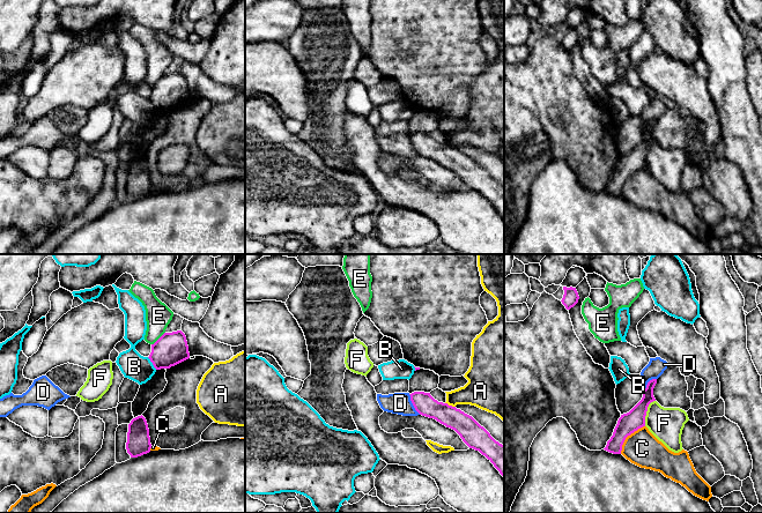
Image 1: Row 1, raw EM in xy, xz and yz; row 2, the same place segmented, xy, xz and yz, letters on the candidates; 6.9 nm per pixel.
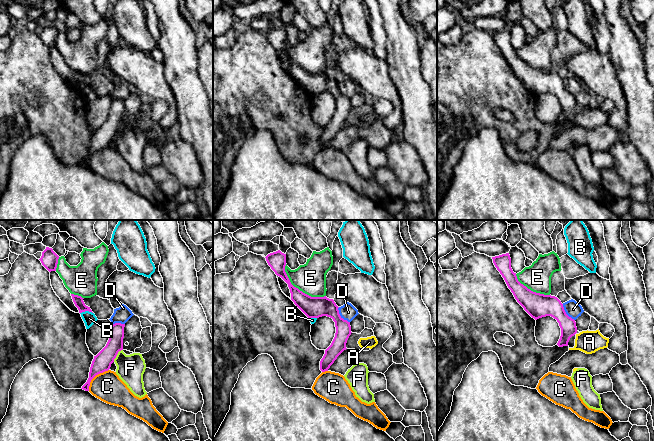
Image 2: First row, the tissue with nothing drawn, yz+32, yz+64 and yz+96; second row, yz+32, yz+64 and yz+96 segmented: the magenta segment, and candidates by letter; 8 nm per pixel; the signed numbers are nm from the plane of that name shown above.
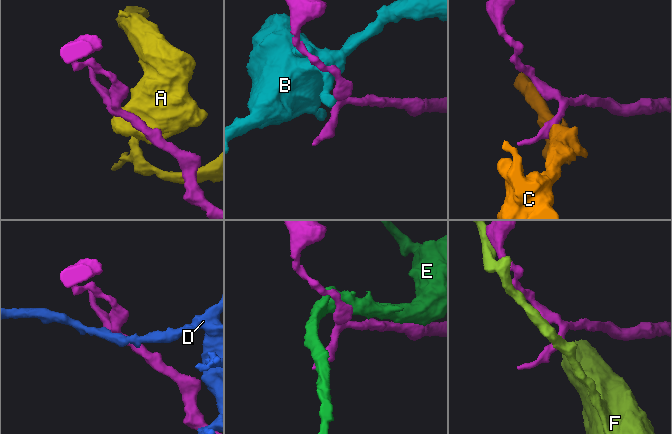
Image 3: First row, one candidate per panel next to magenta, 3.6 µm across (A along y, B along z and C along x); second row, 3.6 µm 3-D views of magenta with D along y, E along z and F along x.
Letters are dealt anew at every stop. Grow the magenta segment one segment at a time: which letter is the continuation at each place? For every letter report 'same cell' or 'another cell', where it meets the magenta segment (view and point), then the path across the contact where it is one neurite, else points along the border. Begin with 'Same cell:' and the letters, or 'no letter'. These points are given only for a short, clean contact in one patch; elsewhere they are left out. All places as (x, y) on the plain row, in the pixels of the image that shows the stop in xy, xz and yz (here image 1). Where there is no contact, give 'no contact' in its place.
Same cell: no letter
A: another cell; meets magenta in xz at (450, 147)
B: another cell; meets magenta in xy at (152, 103); border along xy (147, 98), (156, 110)
C: another cell; meets magenta in yz at (627, 177); border along yz (644, 166), (626, 179), (620, 194)
D: another cell; meets magenta in xz at (413, 146)
E: another cell; meets magenta in xy at (158, 80)
F: another cell; meets magenta in yz at (645, 154)

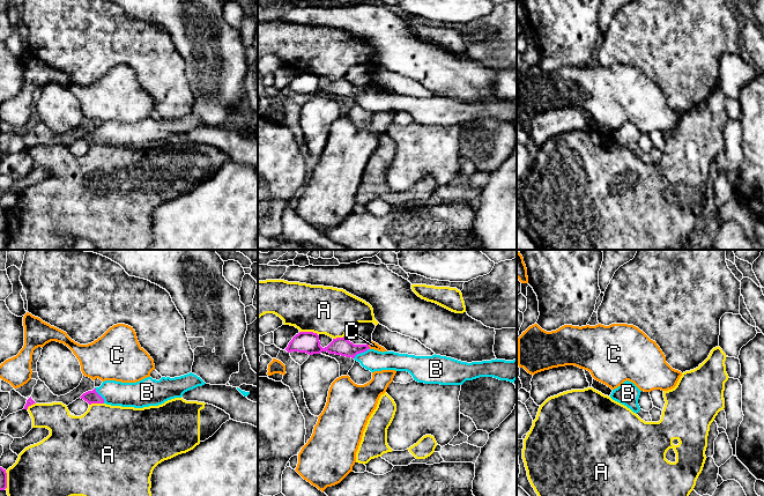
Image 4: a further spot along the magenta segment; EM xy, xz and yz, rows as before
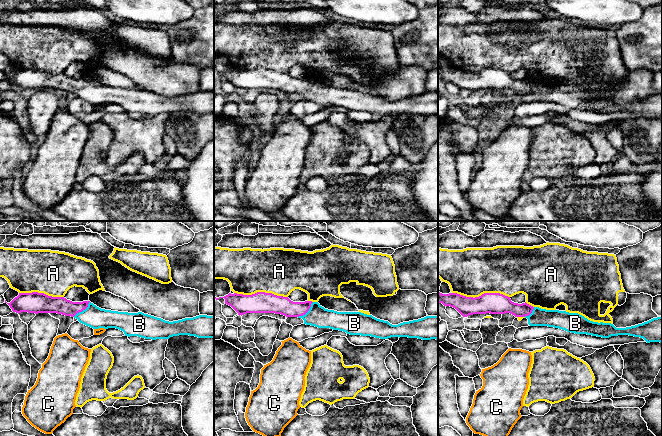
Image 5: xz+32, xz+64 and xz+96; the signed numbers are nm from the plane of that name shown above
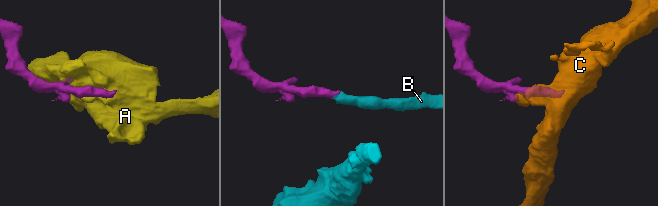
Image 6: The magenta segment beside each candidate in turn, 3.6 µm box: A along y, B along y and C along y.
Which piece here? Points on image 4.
Same cell: B
A: another cell; meets magenta in xz at (309, 73)
B: same cell; meets magenta in xz at (361, 93); runs through xz (340, 87), (361, 93), (371, 101)
C: another cell; meets magenta in xz at (368, 87); border along xz (366, 84), (370, 89)

